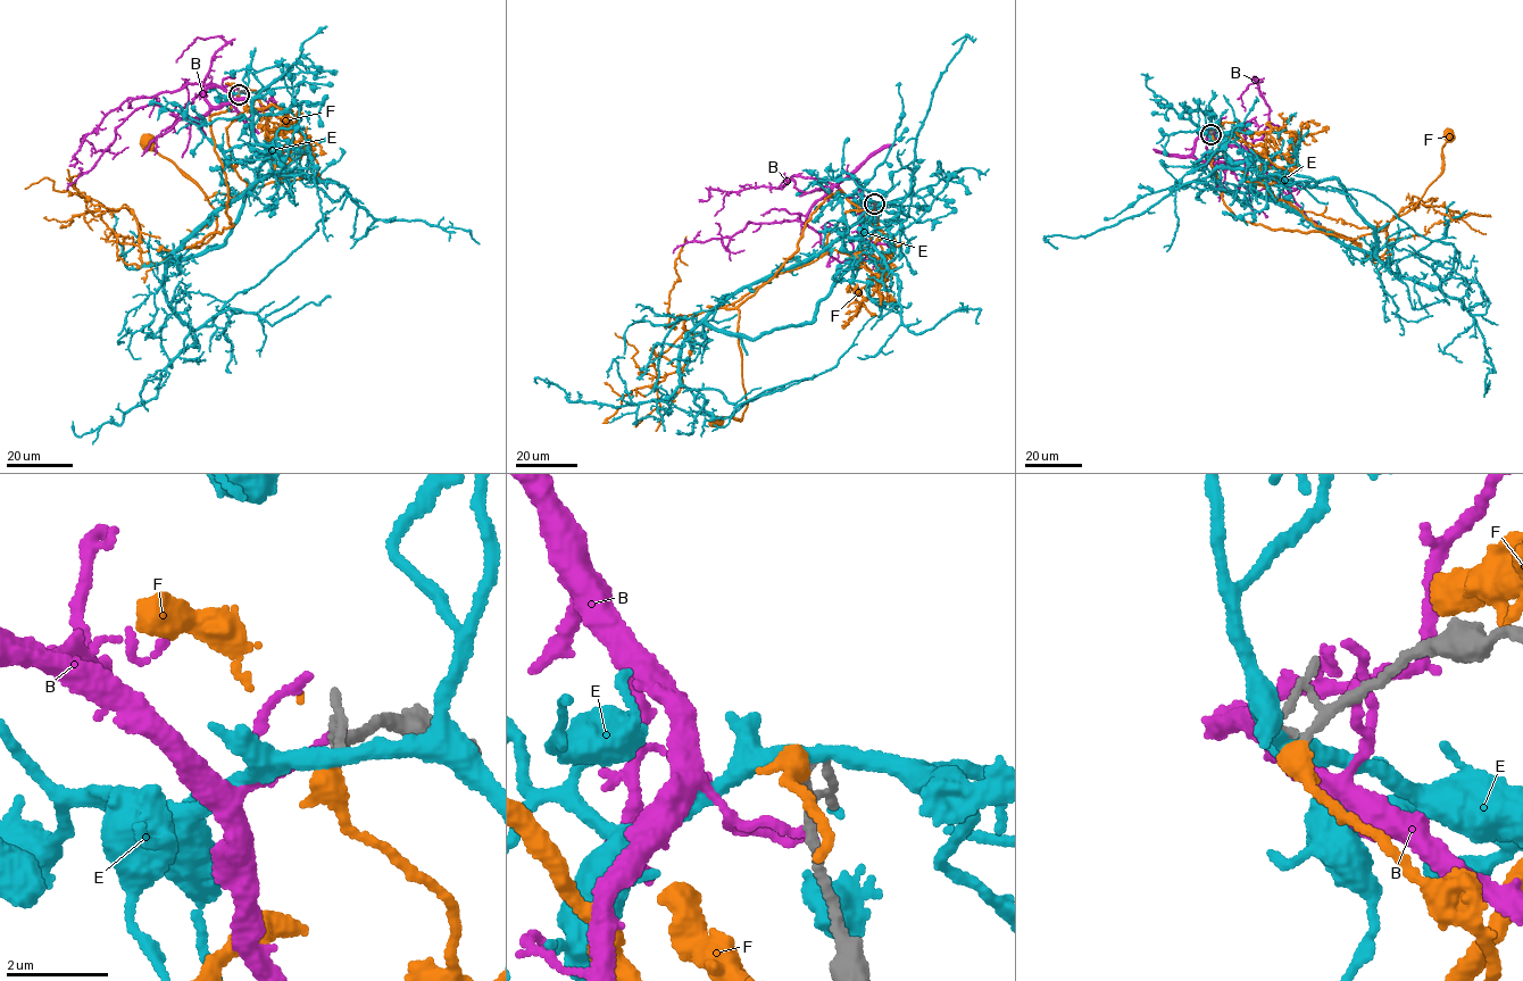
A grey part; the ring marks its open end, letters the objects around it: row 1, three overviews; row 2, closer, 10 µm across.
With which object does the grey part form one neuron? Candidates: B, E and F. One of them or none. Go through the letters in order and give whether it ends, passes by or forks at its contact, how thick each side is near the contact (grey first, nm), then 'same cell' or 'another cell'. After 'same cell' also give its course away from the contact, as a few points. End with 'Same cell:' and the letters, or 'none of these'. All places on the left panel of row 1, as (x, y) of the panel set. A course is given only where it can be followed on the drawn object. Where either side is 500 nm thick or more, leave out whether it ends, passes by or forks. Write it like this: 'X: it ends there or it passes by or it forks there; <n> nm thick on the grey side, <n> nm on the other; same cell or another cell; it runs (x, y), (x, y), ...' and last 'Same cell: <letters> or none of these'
B: it ends there; 160 nm thick on the grey side, 160 nm on the other; another cell
E: it passes by; 140 nm thick on the grey side, 320 nm on the other; another cell
F: it ends there; 160 nm thick on the grey side, 440 nm on the other; same cell; it runs (239, 94), (247, 105), (226, 130), (247, 186), (179, 249), (200, 247), (216, 213), (149, 143)
Same cell: F

